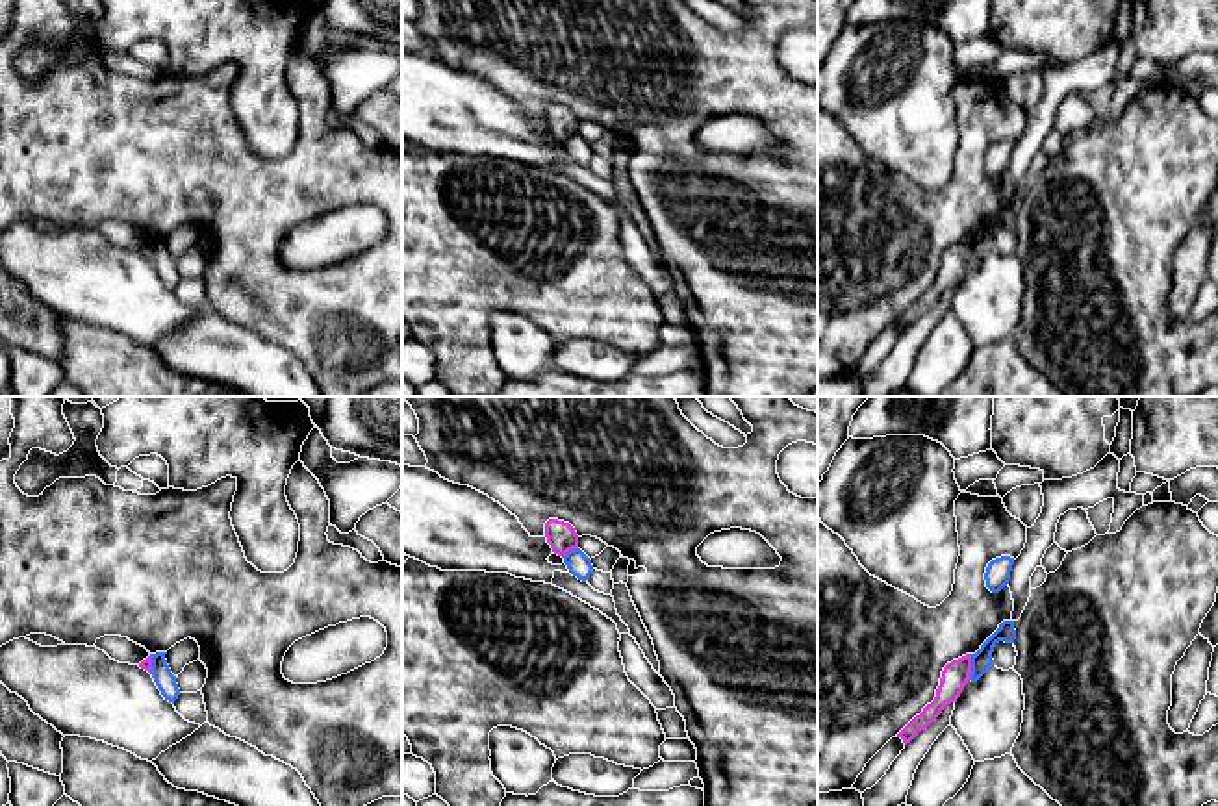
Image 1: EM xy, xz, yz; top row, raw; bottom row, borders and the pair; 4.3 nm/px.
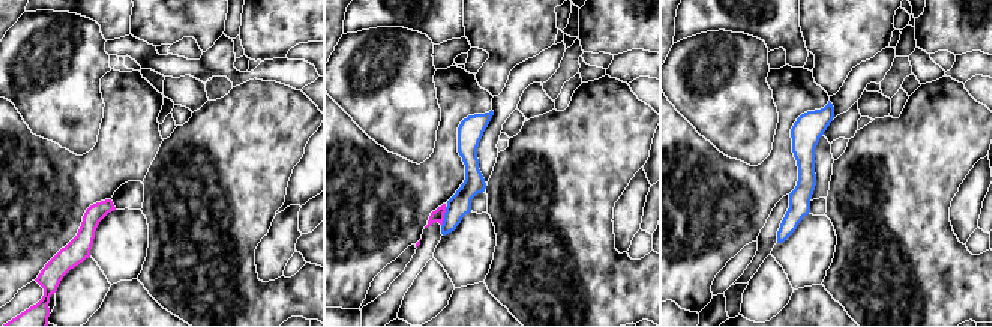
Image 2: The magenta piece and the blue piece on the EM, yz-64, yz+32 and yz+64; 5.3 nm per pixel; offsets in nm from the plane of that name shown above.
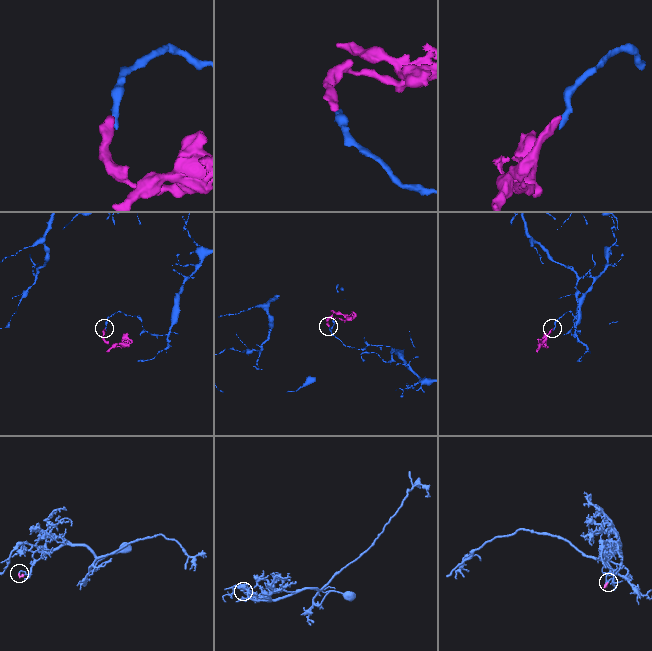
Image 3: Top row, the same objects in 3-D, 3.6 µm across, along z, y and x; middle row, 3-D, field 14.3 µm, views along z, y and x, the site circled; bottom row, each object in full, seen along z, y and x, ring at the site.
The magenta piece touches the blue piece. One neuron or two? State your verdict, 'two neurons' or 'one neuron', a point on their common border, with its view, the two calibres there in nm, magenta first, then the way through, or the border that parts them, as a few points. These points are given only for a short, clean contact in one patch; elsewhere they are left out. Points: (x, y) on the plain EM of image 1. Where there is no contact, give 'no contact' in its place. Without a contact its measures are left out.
two neurons | yz (970, 252) | 120/90 nm | along yz (972, 239), (972, 258), (968, 264)

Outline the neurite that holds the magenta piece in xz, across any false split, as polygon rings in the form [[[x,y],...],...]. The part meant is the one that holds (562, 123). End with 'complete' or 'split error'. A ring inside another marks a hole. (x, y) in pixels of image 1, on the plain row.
[[[549,104],[545,107],[545,122],[552,137],[565,141],[569,135],[578,132],[578,120],[569,107]]]; complete

